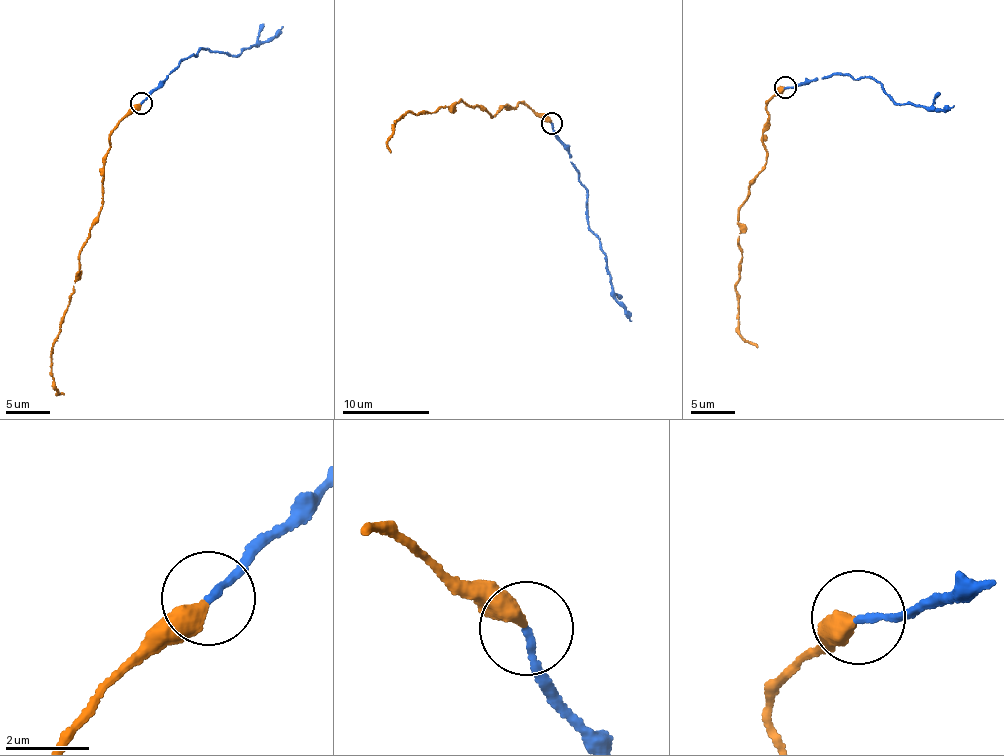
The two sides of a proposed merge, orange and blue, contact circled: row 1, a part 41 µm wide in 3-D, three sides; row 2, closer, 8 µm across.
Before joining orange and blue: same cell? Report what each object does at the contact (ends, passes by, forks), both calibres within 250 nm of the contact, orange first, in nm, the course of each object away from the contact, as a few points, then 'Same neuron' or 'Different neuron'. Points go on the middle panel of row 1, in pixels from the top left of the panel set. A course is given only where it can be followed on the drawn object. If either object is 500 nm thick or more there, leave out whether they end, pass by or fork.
At the ring orange ends. At the ring blue ends. Thickness 480 nm (orange) against 160 nm. Course of orange: (552, 123), (519, 102), (490, 118), (461, 100), (427, 114), (407, 111), (391, 129), (391, 152). Course of blue: (552, 122), (552, 133), (571, 156), (584, 187), (587, 219), (604, 255), (613, 296), (624, 307), (631, 320). Same neuron

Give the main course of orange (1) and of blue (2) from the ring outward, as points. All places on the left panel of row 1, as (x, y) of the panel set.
1: (141, 104), (119, 122), (109, 137), (98, 220), (89, 227), (60, 334), (52, 343), (53, 388), (64, 395)
2: (141, 102), (167, 76), (203, 48), (235, 56), (273, 36), (282, 26)

